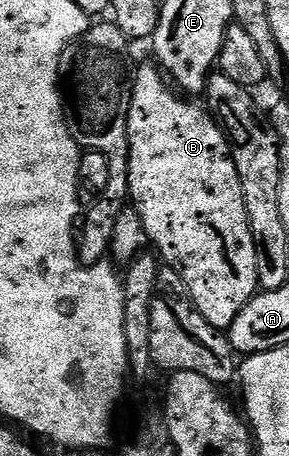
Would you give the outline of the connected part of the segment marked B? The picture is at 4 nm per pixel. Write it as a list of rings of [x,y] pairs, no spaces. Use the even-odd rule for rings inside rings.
[[[155,64],[135,70],[128,112],[128,195],[131,208],[138,211],[142,227],[146,227],[151,248],[167,268],[169,265],[180,276],[188,300],[206,323],[227,331],[238,311],[258,292],[254,239],[246,219],[246,203],[242,199],[242,183],[238,183],[238,167],[234,167],[232,146],[211,112],[192,101],[195,100],[181,96]]]

